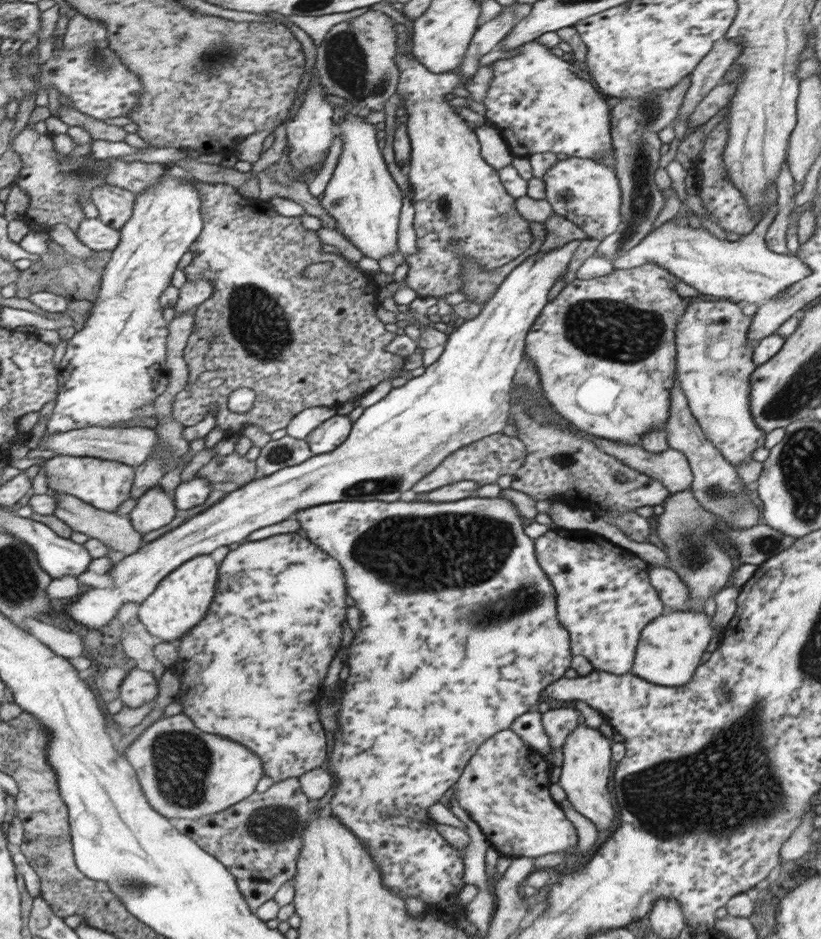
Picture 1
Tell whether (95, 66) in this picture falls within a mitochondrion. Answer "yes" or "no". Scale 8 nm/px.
yes

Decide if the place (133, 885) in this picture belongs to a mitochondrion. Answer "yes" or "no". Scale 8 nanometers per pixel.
yes

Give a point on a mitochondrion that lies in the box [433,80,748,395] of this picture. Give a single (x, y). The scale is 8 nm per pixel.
(608, 329)

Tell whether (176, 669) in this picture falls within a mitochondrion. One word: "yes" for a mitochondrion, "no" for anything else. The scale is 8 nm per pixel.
no

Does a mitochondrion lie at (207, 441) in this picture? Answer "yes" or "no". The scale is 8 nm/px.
no

